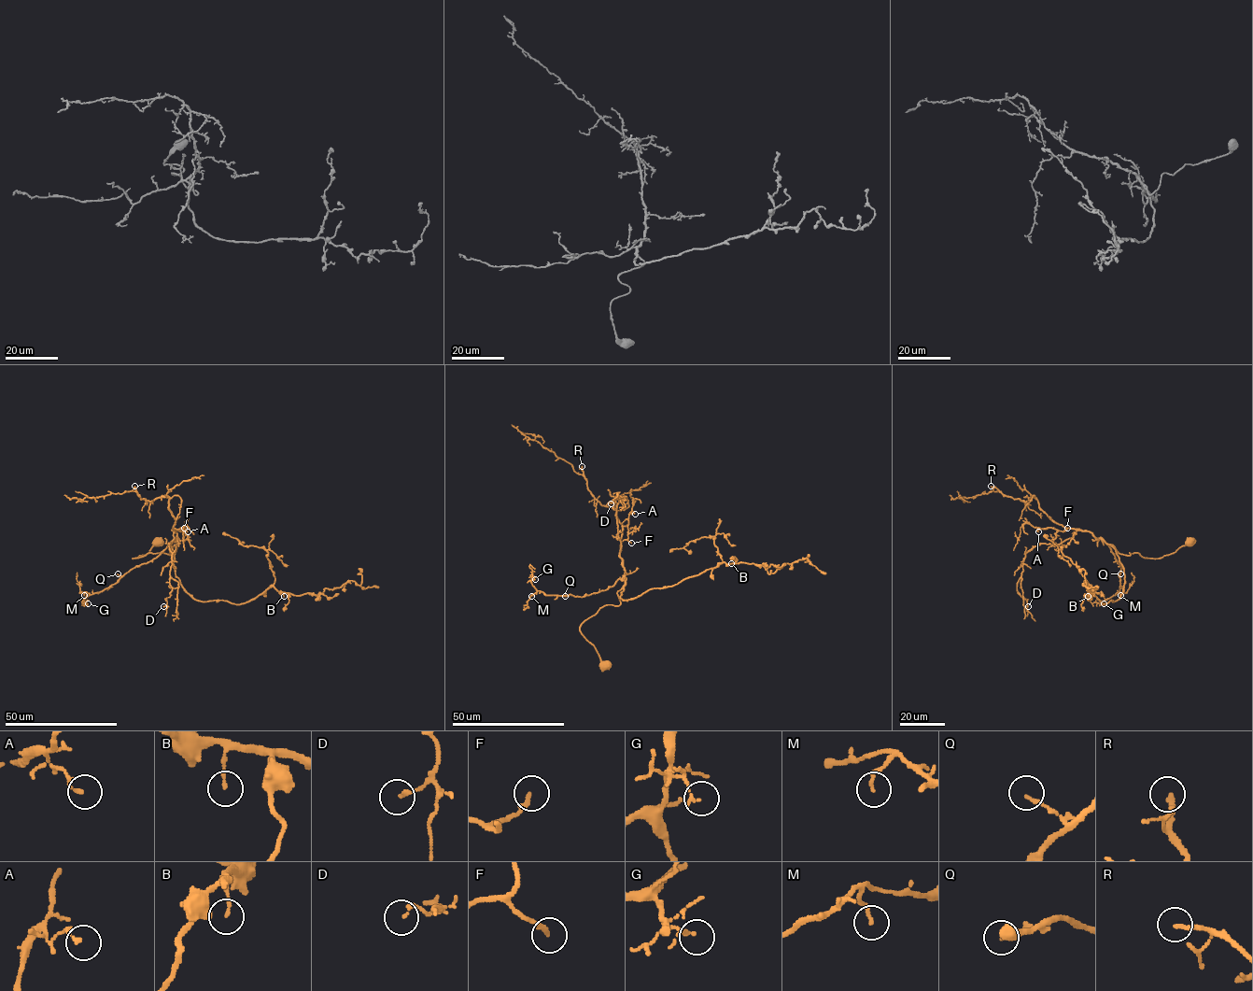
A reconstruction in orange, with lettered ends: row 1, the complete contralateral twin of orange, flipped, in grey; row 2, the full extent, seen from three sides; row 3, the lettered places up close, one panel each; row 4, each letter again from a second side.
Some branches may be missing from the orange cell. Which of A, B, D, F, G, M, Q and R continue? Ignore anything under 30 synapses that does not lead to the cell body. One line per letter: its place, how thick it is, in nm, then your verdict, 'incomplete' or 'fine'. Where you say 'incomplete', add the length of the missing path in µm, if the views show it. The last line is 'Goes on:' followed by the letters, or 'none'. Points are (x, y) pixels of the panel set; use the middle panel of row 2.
A: at (635, 514); 140 nm thick; fine
B: at (731, 563); 130 nm thick; fine
D: at (611, 503); 120 nm thick; fine
F: at (631, 543); 200 nm thick; fine
G: at (535, 579); 130 nm thick; fine
M: at (531, 596); 120 nm thick; fine
Q: at (565, 596); 130 nm thick; fine
R: at (582, 466); 200 nm thick; incomplete; about 110 µm are missing
Goes on: R

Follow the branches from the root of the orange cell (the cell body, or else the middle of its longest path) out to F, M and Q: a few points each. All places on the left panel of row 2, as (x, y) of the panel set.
F: (158, 542), (133, 559), (148, 553), (174, 555), (170, 549), (177, 536), (173, 529), (184, 528)
M: (158, 542), (146, 554), (133, 559), (148, 553), (174, 555), (170, 549), (177, 539), (115, 584), (84, 595)
Q: (158, 542), (133, 559), (148, 553), (174, 555), (170, 549), (177, 539), (151, 560), (118, 573)

